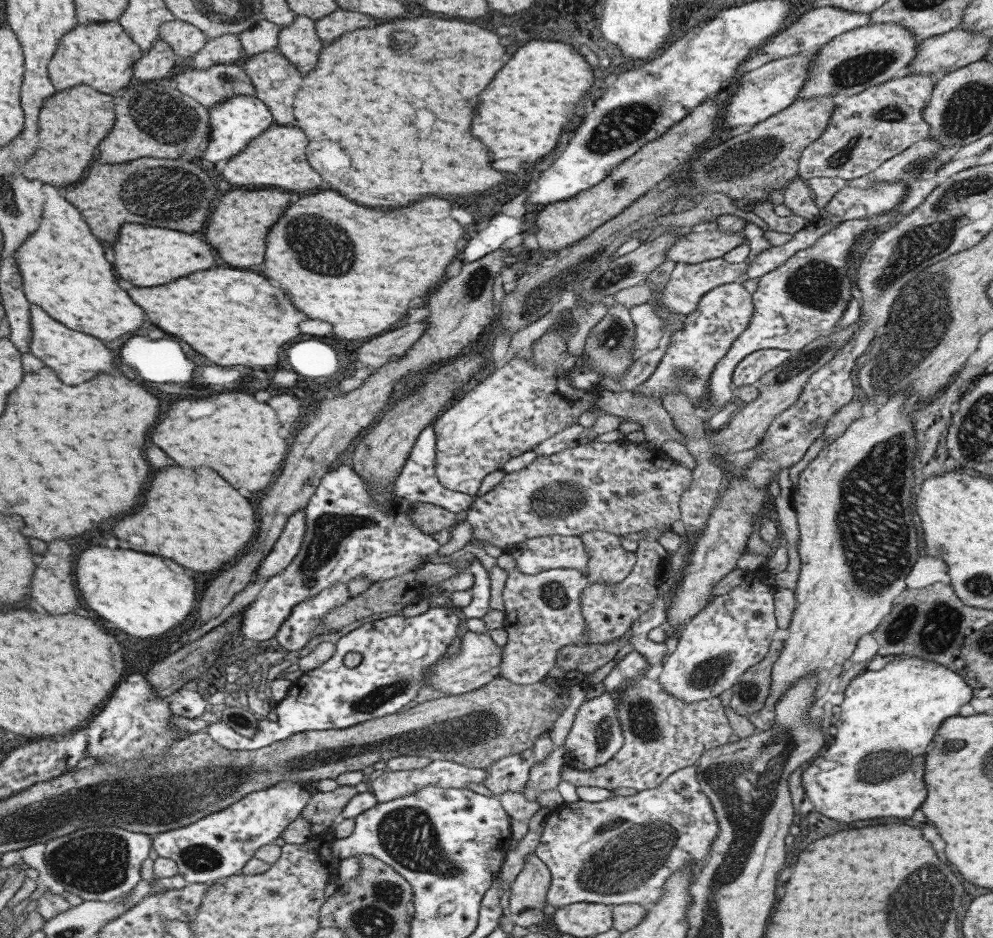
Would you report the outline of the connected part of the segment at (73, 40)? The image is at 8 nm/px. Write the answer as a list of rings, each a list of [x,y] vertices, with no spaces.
[[[119,21],[78,23],[70,32],[60,37],[50,64],[48,74],[56,90],[88,85],[104,94],[112,94],[127,87],[133,76],[136,60],[144,51],[124,32]]]

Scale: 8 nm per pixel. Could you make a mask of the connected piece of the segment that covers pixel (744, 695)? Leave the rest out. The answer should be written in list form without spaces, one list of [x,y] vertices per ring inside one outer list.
[[[773,640],[766,656],[743,675],[731,688],[730,706],[738,715],[748,717],[757,713],[766,702],[772,682],[772,667],[783,649],[782,640]]]

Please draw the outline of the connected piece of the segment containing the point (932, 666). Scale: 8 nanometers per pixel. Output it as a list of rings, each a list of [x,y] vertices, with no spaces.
[[[896,658],[883,669],[865,670],[858,674],[845,689],[844,701],[839,705],[841,714],[836,735],[828,751],[804,770],[801,784],[805,796],[814,804],[814,810],[838,820],[870,820],[882,816],[910,818],[926,798],[924,786],[924,754],[932,744],[940,724],[959,714],[960,709],[975,700],[972,688],[956,667],[930,662],[922,658]]]

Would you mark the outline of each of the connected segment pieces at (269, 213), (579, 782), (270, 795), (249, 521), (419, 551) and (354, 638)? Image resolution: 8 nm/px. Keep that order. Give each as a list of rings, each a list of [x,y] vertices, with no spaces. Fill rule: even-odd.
[[[232,187],[222,192],[215,202],[212,218],[206,226],[206,240],[212,244],[220,258],[238,268],[259,270],[264,264],[264,242],[268,228],[280,218],[280,215],[292,204],[292,196],[284,189],[254,189]]]
[[[638,651],[628,653],[621,659],[602,681],[605,684],[604,693],[614,693],[619,701],[617,702],[617,716],[619,718],[624,745],[616,754],[613,763],[598,766],[593,771],[578,770],[563,765],[560,772],[560,779],[576,787],[592,786],[592,788],[604,788],[608,791],[619,788],[632,788],[636,791],[649,790],[660,786],[668,776],[696,765],[706,754],[718,746],[728,743],[728,738],[733,734],[728,717],[724,712],[723,702],[718,696],[701,700],[700,702],[684,702],[674,698],[661,686],[658,676],[650,670],[650,663],[643,654]]]
[[[280,781],[264,791],[248,794],[234,805],[194,824],[156,833],[152,846],[160,857],[170,858],[177,864],[177,874],[188,885],[212,884],[240,872],[260,847],[280,838],[284,830],[300,817],[310,798],[310,792],[302,784]]]
[[[166,466],[152,474],[140,506],[132,514],[116,520],[112,530],[120,540],[138,546],[134,548],[138,552],[158,554],[190,570],[212,573],[248,550],[246,546],[253,541],[258,524],[250,502],[214,470]]]
[[[430,426],[424,428],[418,435],[414,446],[410,449],[408,458],[402,467],[401,473],[393,482],[393,489],[389,491],[389,504],[377,504],[369,493],[369,486],[365,480],[355,473],[350,461],[339,462],[328,471],[319,482],[314,494],[310,497],[305,508],[306,532],[300,552],[292,562],[276,576],[268,579],[261,588],[257,599],[251,602],[241,618],[241,629],[244,638],[248,640],[268,640],[275,636],[280,625],[288,618],[296,604],[310,596],[316,596],[324,588],[342,582],[348,584],[354,577],[365,576],[371,584],[380,584],[390,581],[425,564],[428,554],[436,553],[441,547],[430,534],[424,534],[419,526],[411,520],[411,510],[418,504],[435,504],[450,512],[459,513],[468,509],[475,496],[448,490],[444,488],[435,473],[436,433]]]
[[[430,607],[426,612],[412,617],[405,617],[400,613],[375,620],[372,623],[367,622],[336,641],[336,650],[330,660],[314,670],[303,673],[292,682],[286,696],[274,707],[277,714],[277,721],[274,724],[262,720],[257,728],[257,733],[250,737],[238,734],[221,719],[217,719],[210,724],[205,733],[210,735],[214,742],[228,750],[258,750],[274,742],[284,741],[291,734],[347,729],[373,718],[399,713],[402,706],[406,706],[413,700],[418,691],[424,687],[423,678],[427,676],[431,666],[448,652],[454,638],[458,638],[458,633],[456,633],[458,623],[456,613],[450,612],[446,607]],[[348,652],[358,652],[362,656],[360,664],[354,668],[346,667],[343,663],[343,658]]]

